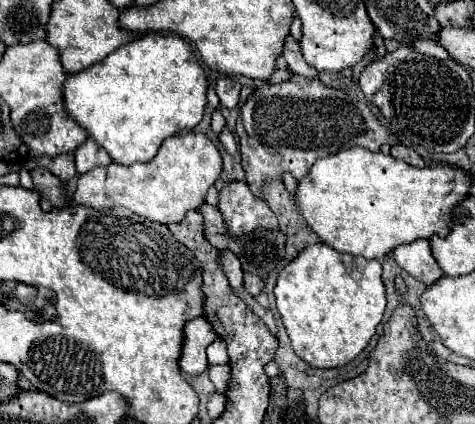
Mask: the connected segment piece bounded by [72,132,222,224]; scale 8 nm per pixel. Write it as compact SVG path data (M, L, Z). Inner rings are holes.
M176 134L164 140L158 156L152 158L148 164L136 162L132 166L122 166L112 162L106 168L102 166L80 174L72 198L76 204L94 208L124 206L140 216L146 216L152 222L174 224L184 220L188 210L198 210L200 204L204 204L208 188L216 184L220 172L222 156L206 134Z

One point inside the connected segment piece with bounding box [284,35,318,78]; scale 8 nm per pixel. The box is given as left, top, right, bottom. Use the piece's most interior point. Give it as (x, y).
(298, 65)

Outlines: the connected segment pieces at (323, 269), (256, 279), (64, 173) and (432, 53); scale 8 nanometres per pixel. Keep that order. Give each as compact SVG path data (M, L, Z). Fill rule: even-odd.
M328 244L304 248L280 270L274 286L276 308L282 316L294 352L316 368L336 368L354 360L368 344L386 308L380 260L336 252Z
M244 274L244 290L252 296L258 296L264 288L264 280L260 276L252 276L252 274Z
M64 154L64 156L56 156L50 160L50 166L48 170L58 176L62 182L70 182L74 176L76 176L76 166L74 166L74 160L72 160L74 154Z
M416 40L412 46L416 51L430 57L439 60L451 59L447 51L440 45L436 44L433 40Z

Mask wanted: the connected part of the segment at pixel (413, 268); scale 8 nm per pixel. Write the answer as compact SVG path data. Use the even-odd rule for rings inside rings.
M414 240L412 244L402 244L390 256L400 268L404 268L408 274L424 282L426 286L432 286L444 276L444 272L440 272L436 264L436 258L432 256L430 240Z

